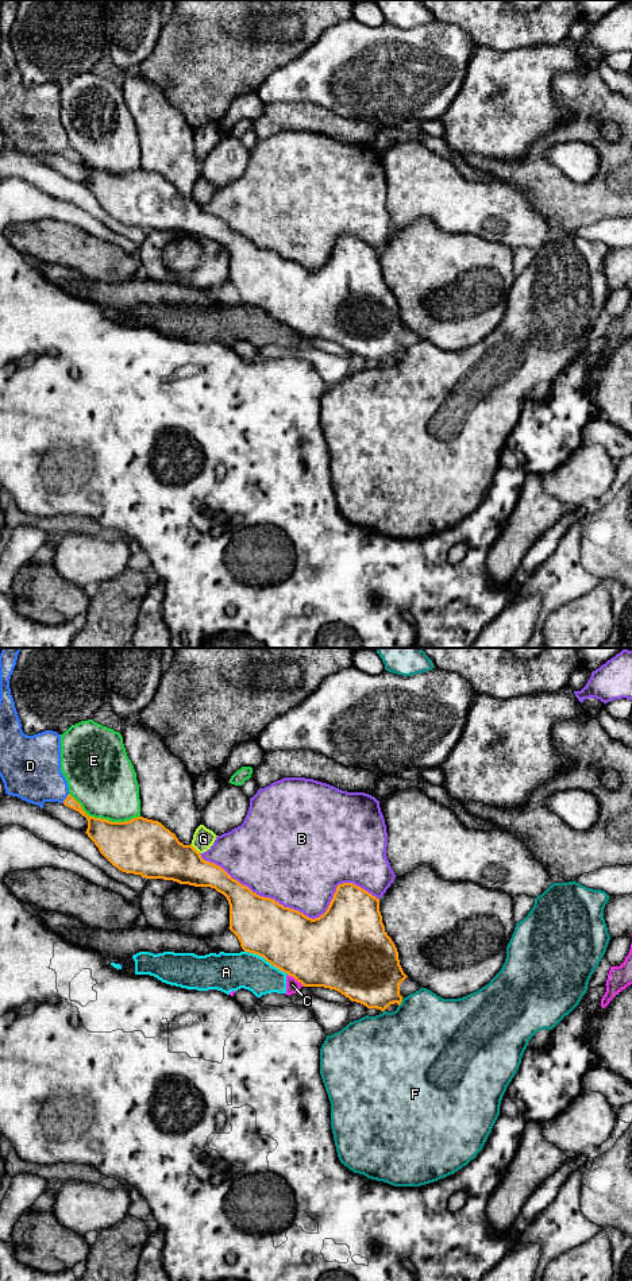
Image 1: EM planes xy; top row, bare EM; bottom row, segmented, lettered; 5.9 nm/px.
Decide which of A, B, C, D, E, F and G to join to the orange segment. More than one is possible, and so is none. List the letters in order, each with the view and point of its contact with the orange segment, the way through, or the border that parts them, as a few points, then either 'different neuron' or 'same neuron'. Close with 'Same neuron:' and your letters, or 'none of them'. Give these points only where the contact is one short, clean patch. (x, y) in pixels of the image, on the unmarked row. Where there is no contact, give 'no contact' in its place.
A: contact xy (266, 312); border xy (245, 303), (262, 308), (288, 325); different neuron
B: contact xy (295, 262); different neuron
C: contact xy (296, 331); different neuron
D: contact xy (66, 150); different neuron
E: contact xy (103, 172); different neuron
F: contact xy (400, 355); different neuron
G: contact xy (195, 201); different neuron
Same neuron: none of them

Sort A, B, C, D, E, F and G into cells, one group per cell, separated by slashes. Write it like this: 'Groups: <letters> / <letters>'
Groups: A C / B / D / E F / G

